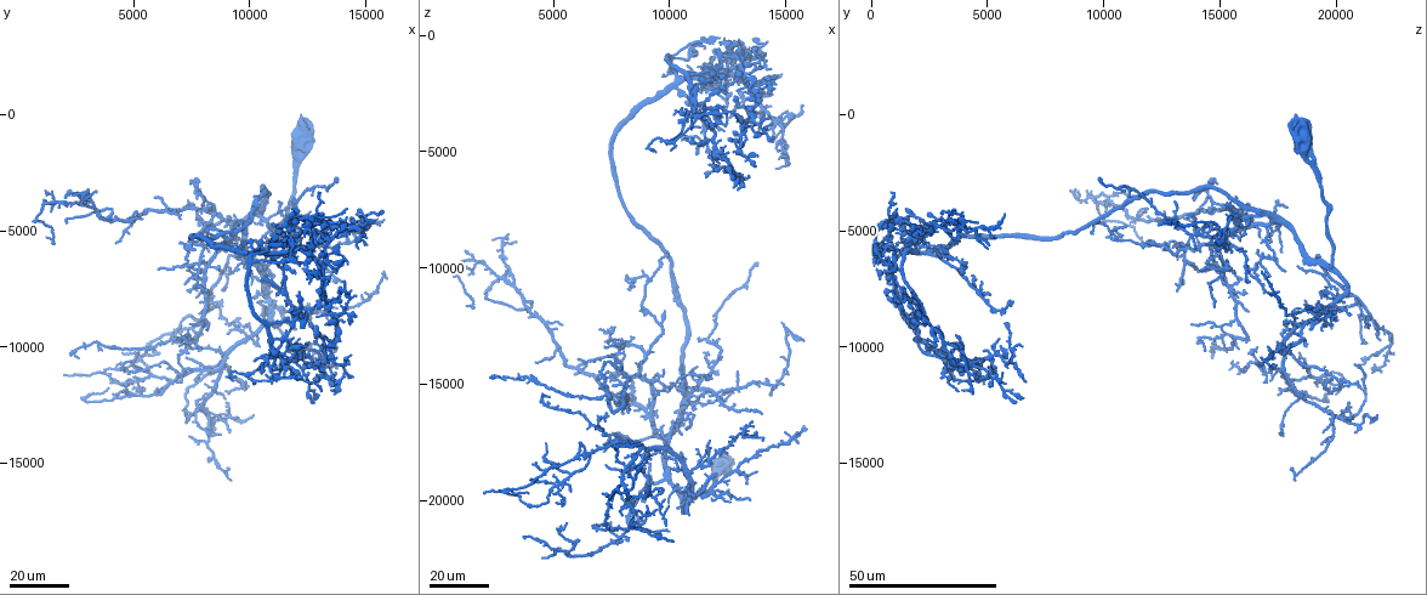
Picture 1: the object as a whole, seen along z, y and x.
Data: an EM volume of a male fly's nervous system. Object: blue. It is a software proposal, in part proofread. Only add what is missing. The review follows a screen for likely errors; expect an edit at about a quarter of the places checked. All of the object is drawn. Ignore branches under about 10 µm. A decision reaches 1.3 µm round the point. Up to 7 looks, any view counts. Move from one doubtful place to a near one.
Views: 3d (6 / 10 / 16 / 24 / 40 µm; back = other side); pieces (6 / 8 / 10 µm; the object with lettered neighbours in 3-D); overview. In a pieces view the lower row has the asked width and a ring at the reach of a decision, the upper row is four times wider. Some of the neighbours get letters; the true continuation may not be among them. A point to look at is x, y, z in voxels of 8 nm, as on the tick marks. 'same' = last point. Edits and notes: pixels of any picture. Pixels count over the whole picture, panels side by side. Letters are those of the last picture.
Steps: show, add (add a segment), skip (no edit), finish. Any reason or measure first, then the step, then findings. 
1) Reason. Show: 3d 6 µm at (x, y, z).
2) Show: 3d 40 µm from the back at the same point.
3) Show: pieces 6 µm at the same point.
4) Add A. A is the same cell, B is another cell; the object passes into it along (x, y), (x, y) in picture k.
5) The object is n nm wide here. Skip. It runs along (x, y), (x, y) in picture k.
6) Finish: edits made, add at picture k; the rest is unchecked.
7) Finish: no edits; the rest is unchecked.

Branch stops here. Show: 3d 24 µm at (13700, 8300, 18700).

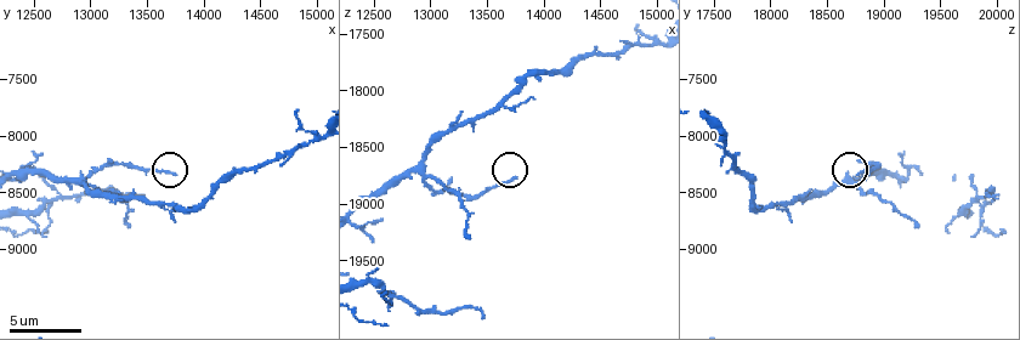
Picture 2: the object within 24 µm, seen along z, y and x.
Show: pieces 6 µm at (13740, 8320, 18760).

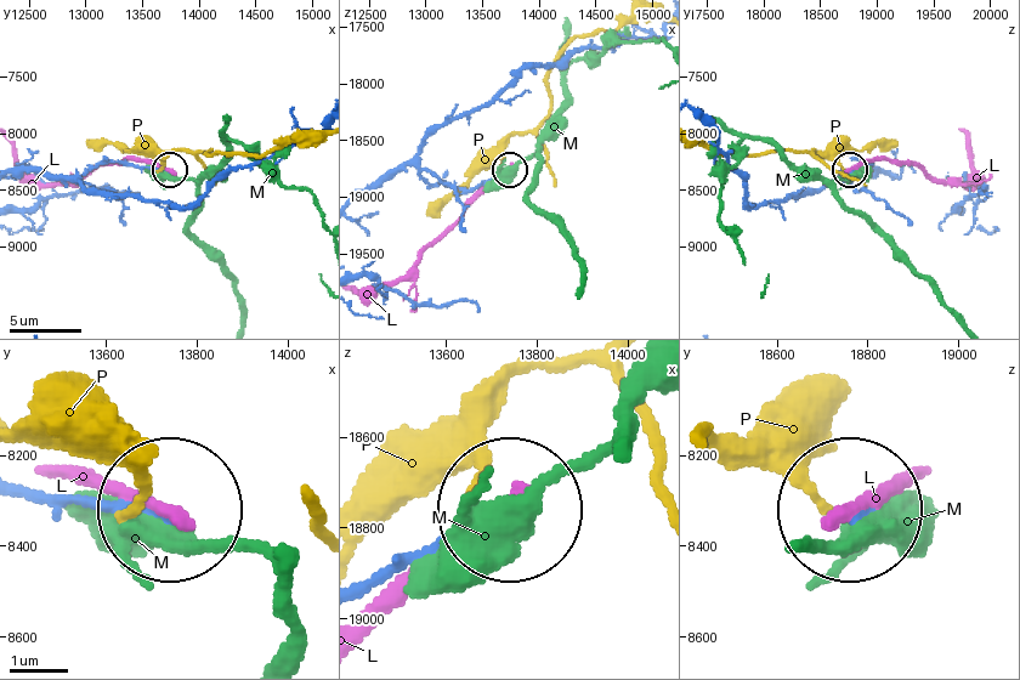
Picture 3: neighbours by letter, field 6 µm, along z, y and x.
Skip. L, M and P are other cells; it runs along (363, 579), (504, 511) in picture 3; none of them fits.

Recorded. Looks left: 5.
An open end. Show: 3d 24 µm at (11900, 9200, 18900).

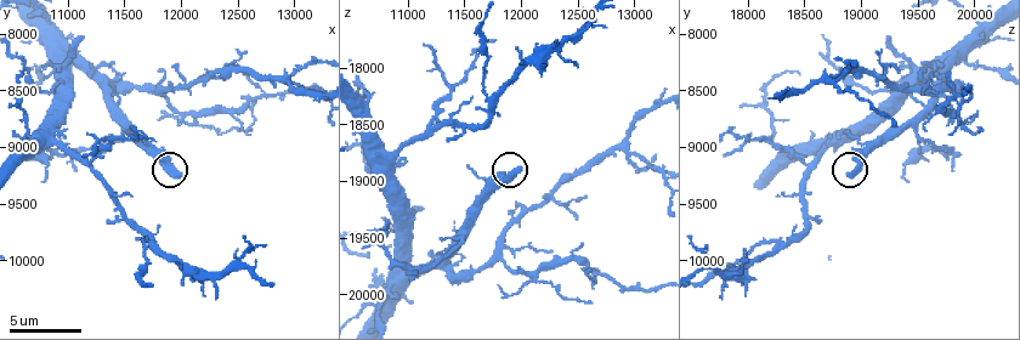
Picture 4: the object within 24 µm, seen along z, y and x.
Show: pieces 8 µm at (11980, 9240, 18920).

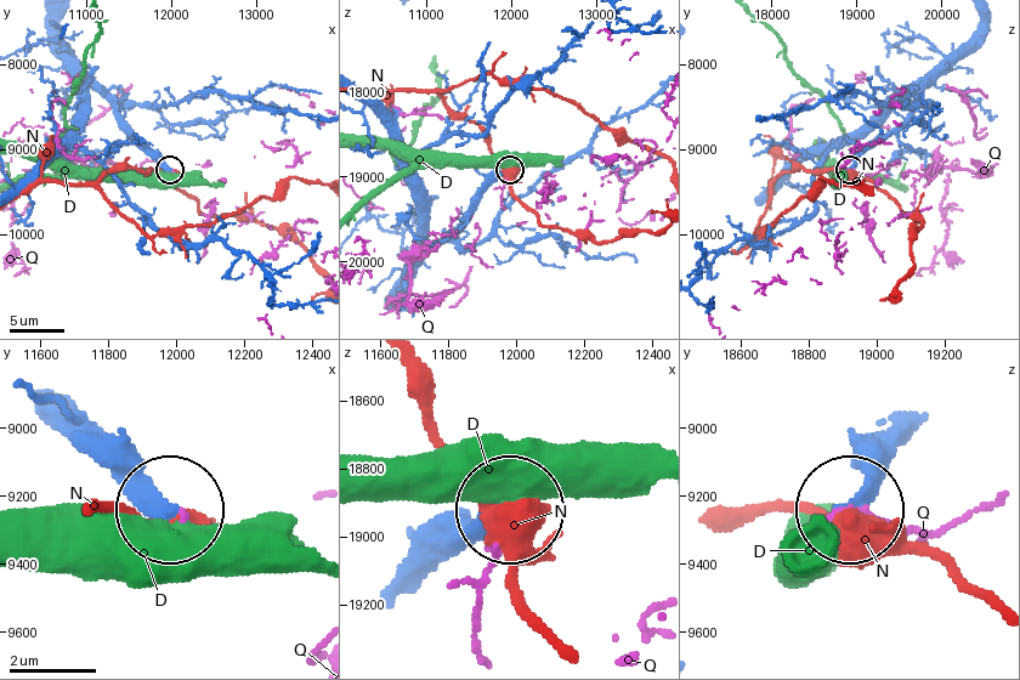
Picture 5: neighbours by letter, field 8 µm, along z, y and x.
Skip. D, N and Q are other cells; it runs along (913, 431), (851, 503) in picture 5; no lettered segment goes on from it.

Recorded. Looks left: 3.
Long arm stops here. Show: 3d 24 µm at (11800, 8300, 14800).

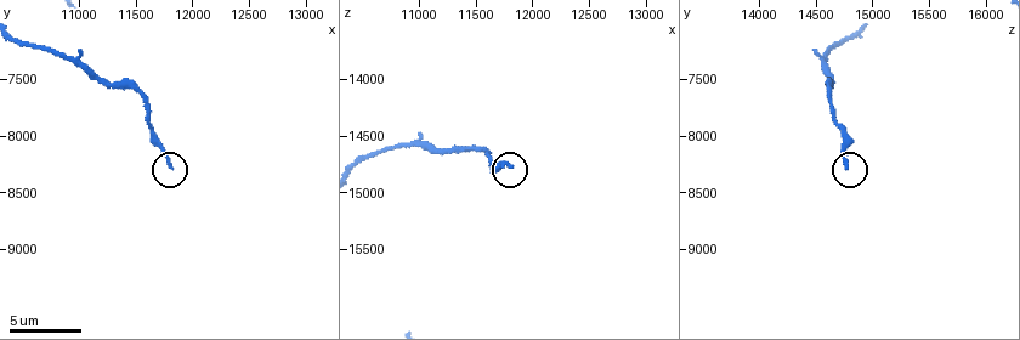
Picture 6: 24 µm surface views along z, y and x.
Show: pieces 6 µm at (11800, 8260, 14780).

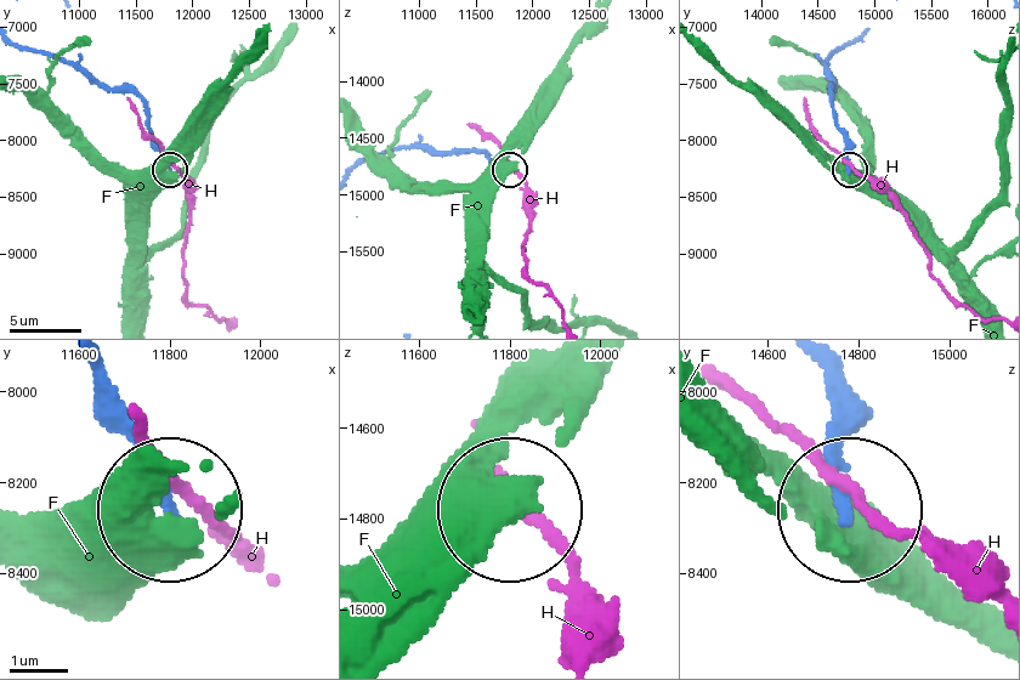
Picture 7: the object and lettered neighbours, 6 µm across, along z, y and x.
Skip. F and H are other cells; it runs along (857, 35), (828, 58), (832, 106), (850, 170) in picture 7; none of them fits.

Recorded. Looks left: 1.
Finish: no edits; the rest is unchecked.

